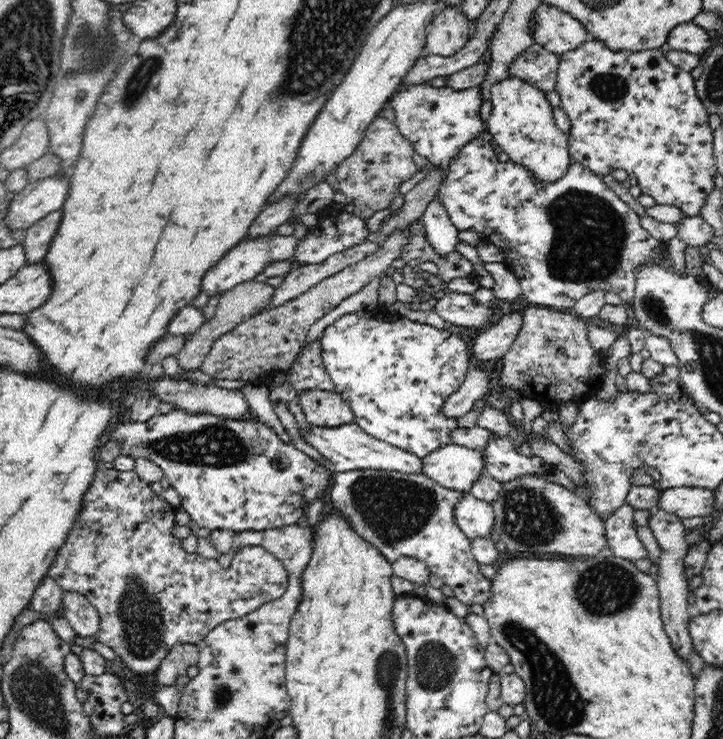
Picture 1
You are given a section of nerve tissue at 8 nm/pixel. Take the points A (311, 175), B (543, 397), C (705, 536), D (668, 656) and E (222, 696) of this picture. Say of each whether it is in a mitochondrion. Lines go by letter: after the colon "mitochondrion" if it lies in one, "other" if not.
A: mitochondrion
B: other
C: other
D: other
E: mitochondrion

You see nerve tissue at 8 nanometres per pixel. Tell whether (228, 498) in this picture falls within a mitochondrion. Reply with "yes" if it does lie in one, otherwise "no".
no

